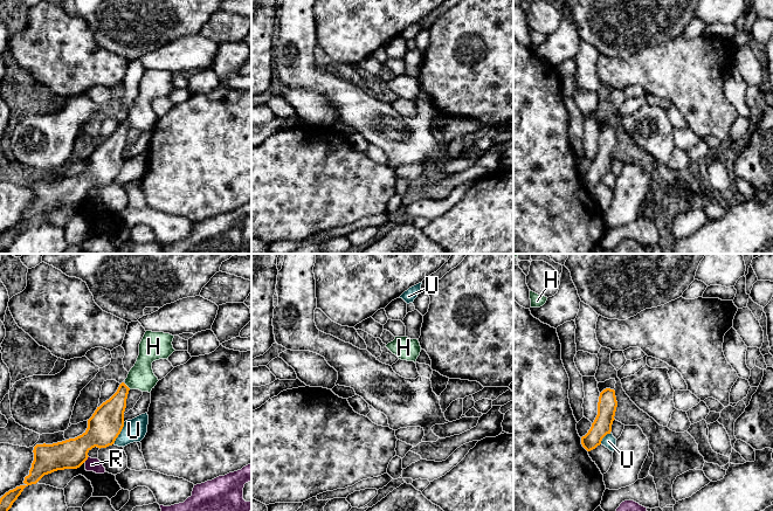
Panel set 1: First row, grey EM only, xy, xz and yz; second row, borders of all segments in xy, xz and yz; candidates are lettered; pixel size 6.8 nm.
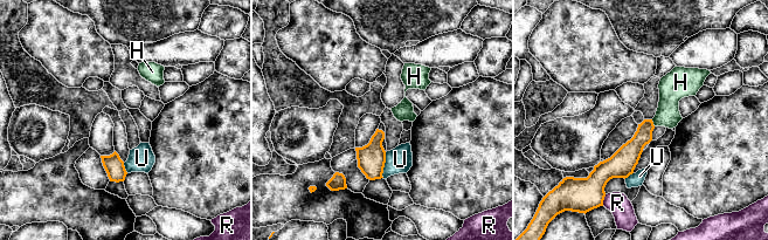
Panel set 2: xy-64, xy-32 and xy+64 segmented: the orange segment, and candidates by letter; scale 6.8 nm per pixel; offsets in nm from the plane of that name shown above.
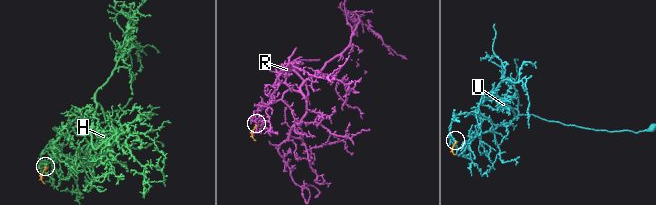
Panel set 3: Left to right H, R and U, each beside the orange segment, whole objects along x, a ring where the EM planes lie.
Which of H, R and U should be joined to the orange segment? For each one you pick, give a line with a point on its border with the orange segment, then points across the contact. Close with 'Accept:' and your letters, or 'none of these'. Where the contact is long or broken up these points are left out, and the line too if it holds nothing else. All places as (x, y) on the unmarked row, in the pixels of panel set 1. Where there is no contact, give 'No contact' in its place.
H: Touches orange at xy (126, 124). Path across: xy (109, 156), (126, 124), (140, 115)
Accept: H

